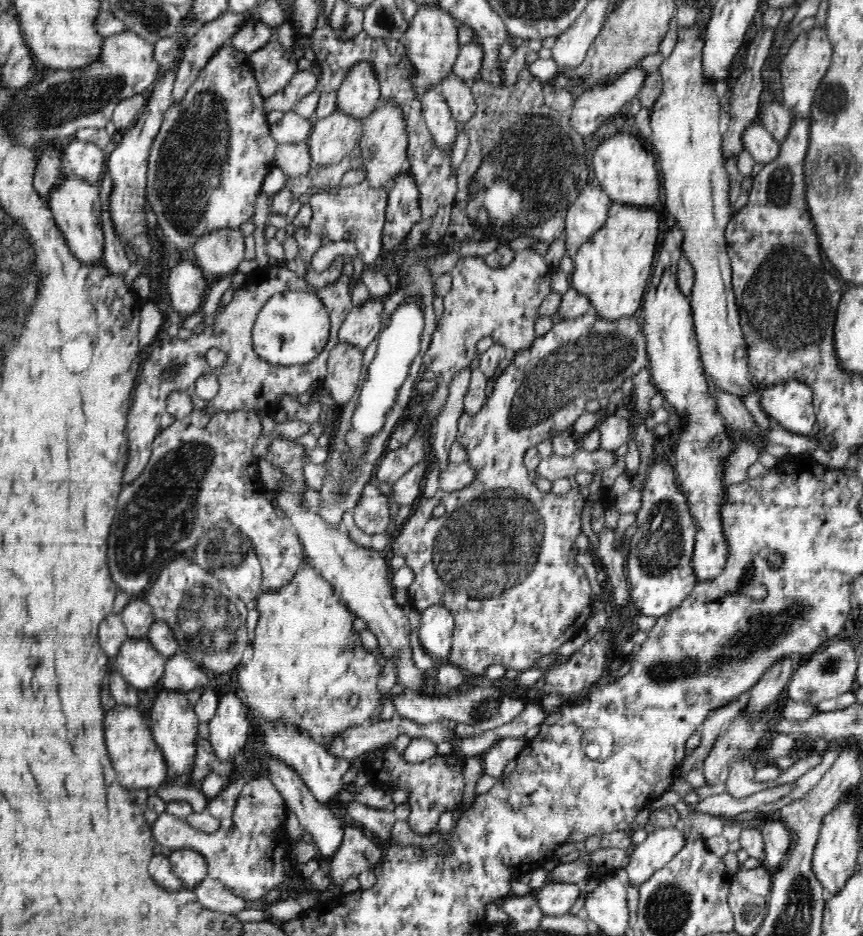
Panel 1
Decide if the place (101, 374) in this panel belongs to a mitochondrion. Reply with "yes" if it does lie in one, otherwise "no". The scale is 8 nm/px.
no

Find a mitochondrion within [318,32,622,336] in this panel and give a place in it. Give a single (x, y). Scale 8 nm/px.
(510, 191)

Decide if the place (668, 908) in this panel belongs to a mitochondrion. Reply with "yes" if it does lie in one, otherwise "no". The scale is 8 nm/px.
yes

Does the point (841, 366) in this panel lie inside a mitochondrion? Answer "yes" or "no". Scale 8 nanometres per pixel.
no

